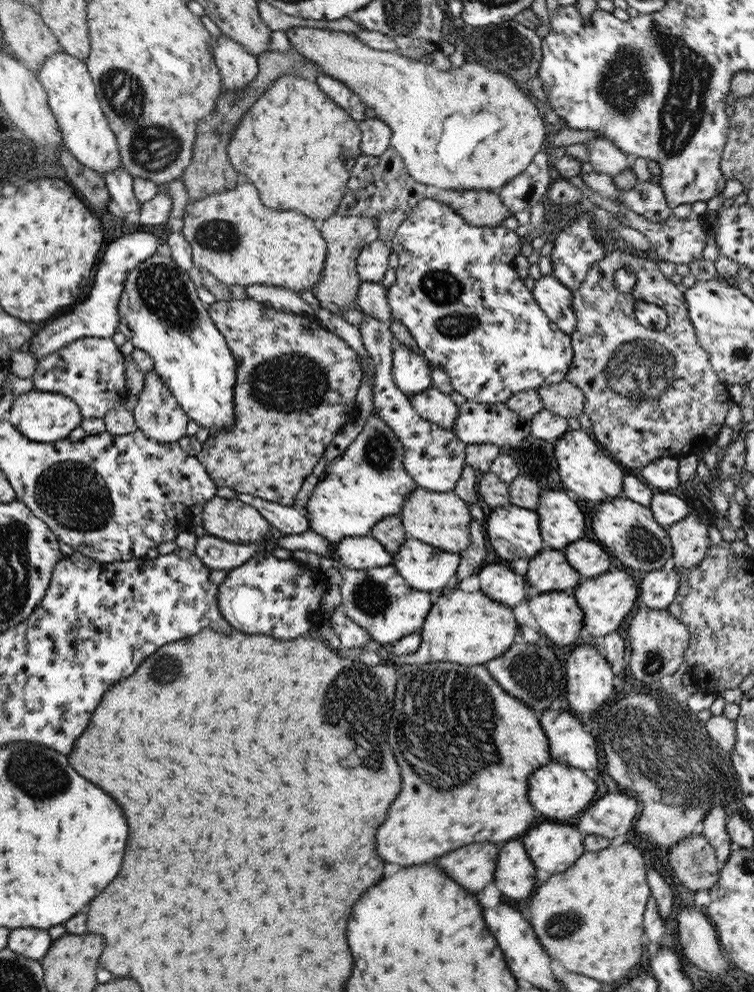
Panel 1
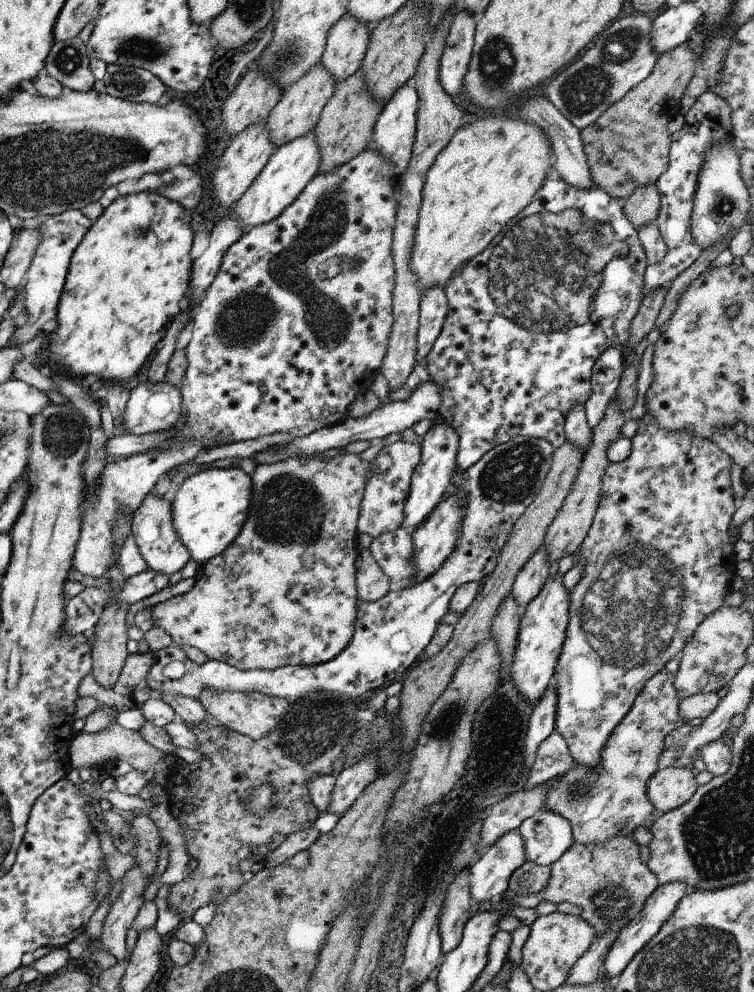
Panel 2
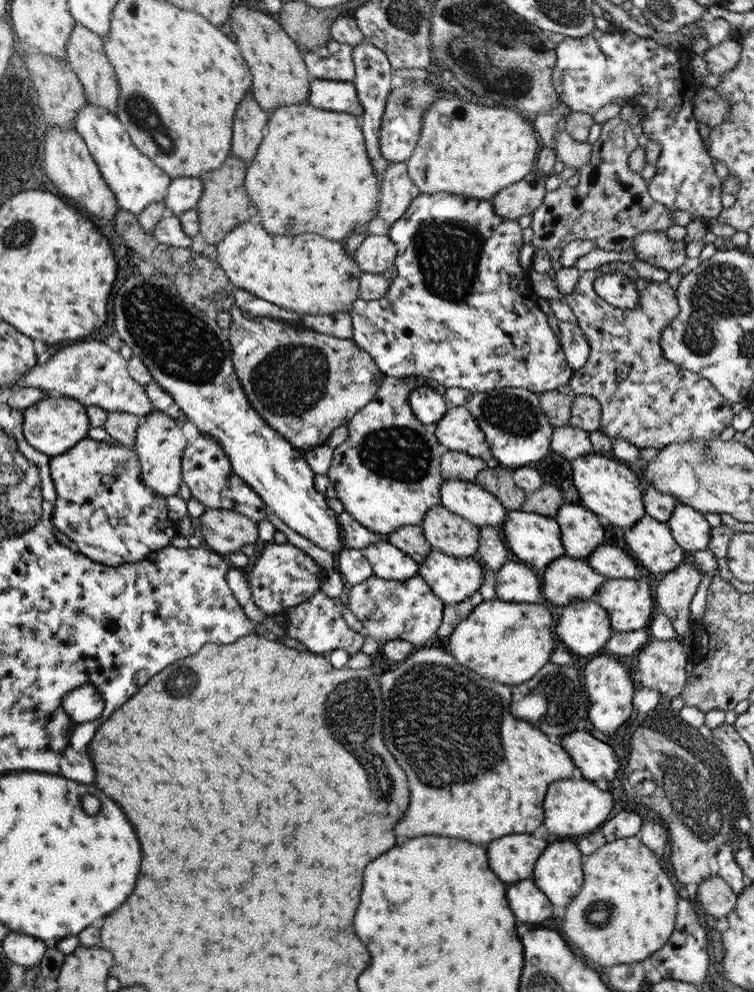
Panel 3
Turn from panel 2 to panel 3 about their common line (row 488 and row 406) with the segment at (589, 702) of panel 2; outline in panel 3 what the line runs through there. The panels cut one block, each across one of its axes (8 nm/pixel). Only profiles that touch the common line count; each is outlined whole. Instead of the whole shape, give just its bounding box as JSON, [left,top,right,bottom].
[563,261,733,448]

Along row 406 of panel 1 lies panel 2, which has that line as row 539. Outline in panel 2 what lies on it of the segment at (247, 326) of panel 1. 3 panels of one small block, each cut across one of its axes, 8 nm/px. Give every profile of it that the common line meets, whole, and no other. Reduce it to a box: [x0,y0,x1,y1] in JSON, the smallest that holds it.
[152,452,372,671]

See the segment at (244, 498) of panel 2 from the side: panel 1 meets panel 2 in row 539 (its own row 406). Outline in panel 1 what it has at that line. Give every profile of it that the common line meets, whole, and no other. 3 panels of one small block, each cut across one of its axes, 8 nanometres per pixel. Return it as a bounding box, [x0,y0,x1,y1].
[117,255,235,432]

